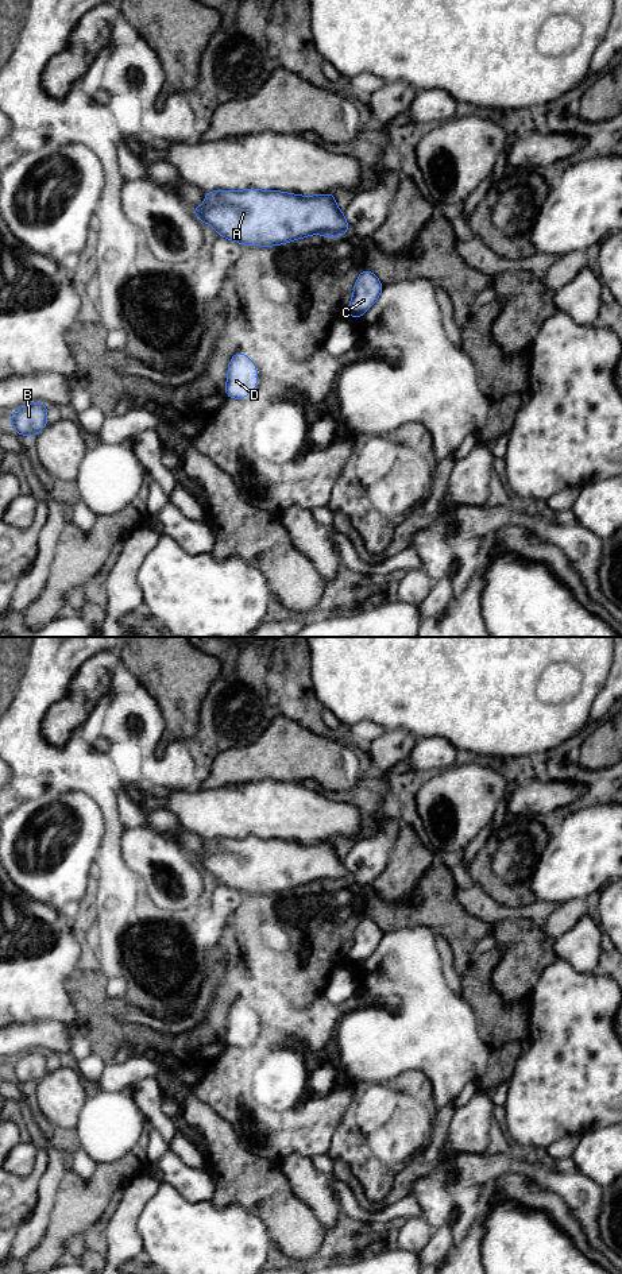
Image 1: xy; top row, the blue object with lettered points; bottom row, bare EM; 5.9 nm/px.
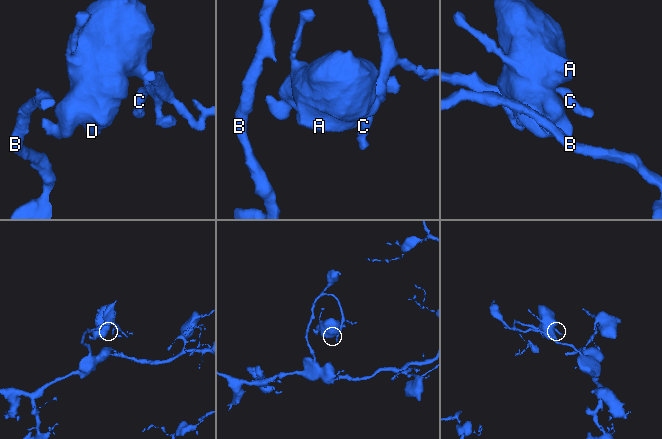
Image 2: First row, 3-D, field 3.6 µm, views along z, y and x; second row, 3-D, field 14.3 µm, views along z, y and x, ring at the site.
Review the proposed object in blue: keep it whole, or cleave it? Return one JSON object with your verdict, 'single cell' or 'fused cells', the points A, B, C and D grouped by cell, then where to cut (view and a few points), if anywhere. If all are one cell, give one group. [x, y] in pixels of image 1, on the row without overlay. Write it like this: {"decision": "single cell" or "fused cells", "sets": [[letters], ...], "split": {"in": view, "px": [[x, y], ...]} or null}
{"decision": "single cell", "sets": [["A", "B", "C", "D"]], "split": null}

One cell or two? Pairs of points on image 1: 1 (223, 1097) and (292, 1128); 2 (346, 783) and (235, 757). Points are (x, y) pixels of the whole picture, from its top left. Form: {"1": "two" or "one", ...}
{"1": "one", "2": "one"}

